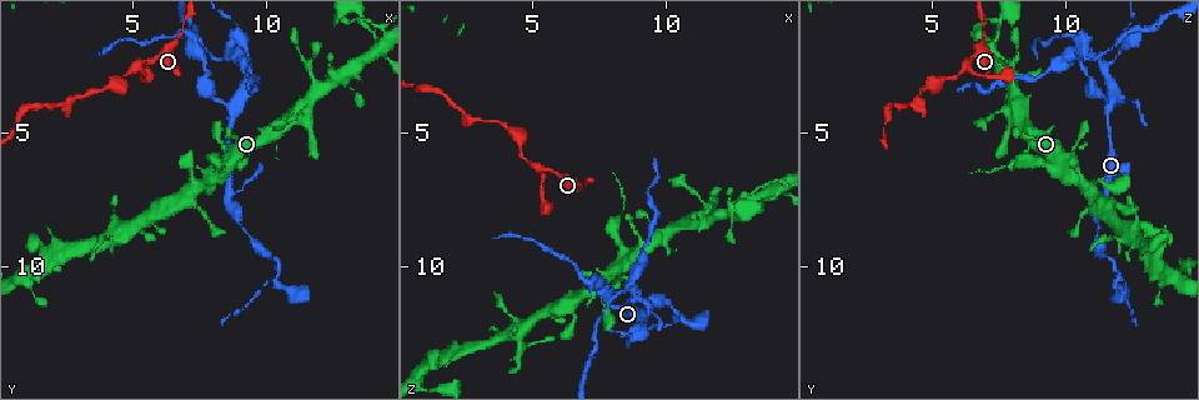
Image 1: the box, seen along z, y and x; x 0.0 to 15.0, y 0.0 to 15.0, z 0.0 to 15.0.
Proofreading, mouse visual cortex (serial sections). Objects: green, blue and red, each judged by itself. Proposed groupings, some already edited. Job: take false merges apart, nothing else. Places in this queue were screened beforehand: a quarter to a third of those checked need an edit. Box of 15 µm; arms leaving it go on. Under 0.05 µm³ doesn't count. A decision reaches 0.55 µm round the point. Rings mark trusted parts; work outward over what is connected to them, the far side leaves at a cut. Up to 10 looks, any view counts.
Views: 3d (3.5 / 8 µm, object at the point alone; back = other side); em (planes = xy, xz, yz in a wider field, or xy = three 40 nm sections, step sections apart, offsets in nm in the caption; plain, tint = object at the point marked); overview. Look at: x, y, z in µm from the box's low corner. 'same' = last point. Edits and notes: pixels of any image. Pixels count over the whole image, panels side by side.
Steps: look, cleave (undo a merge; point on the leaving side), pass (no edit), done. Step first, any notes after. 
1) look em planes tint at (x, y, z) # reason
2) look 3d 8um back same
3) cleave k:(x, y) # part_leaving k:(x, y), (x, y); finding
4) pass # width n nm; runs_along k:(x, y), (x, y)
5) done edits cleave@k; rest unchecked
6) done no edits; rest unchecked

look 3d 8um at (8.6, 7.2, 11.6) # sharp bend

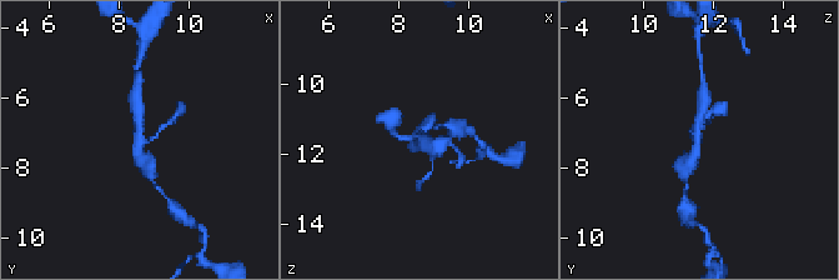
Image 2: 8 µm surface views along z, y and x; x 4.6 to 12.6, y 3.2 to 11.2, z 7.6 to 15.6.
look 3d 3.5um at (8.6, 7.3, 11.6) # closer look

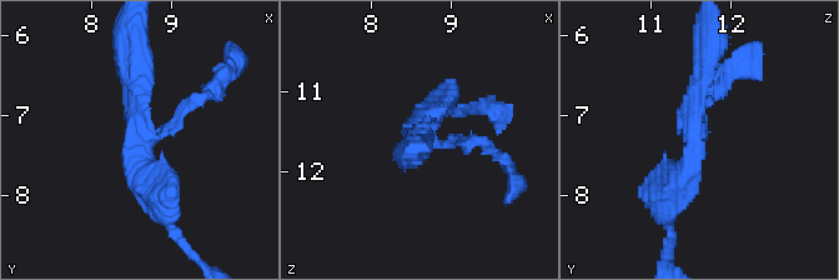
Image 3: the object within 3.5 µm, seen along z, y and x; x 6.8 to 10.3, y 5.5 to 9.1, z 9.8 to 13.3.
look em xy step 1 tint at (8.65, 7.25, 11.55) # arms 3; arm_widths 150, 200, 300 nm

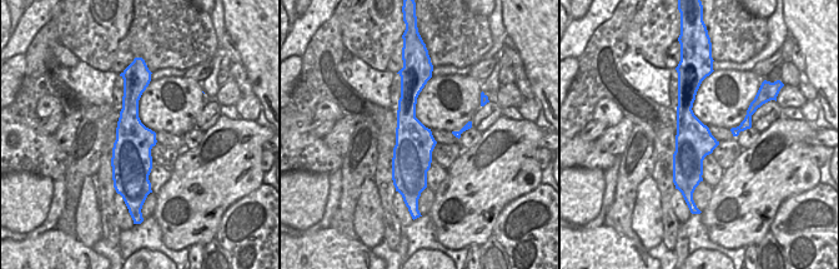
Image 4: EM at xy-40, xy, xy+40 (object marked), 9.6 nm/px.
pass # width 380 nm; runs_along 3:(136, 53), (145, 138), (206, 91); all the same cell

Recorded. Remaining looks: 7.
look 3d 3.5um at (8.4, 5.4, 10.4) # thin neck

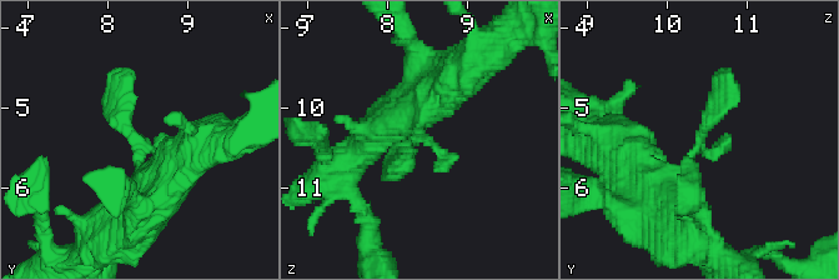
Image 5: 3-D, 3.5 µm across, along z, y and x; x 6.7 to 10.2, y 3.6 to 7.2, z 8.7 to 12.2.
look em xy step 1 tint at (8.40, 5.45, 10.35)

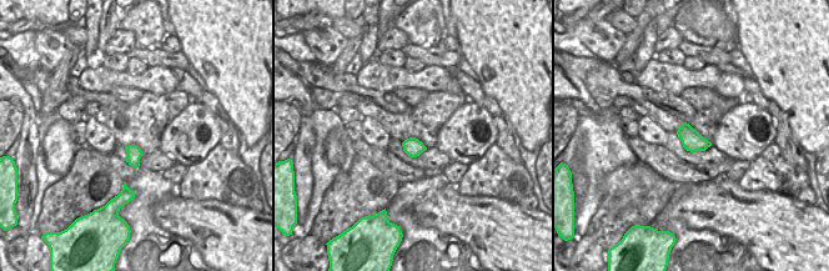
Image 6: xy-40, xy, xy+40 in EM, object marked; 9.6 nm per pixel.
look em xy step 3 tint same # another direction

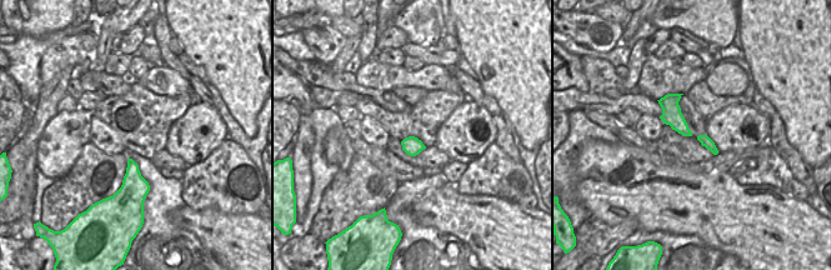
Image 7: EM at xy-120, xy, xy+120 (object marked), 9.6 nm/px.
pass # continuous, no second cell

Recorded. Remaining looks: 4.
look 3d 8um at (8.7, 2.1, 10.7)

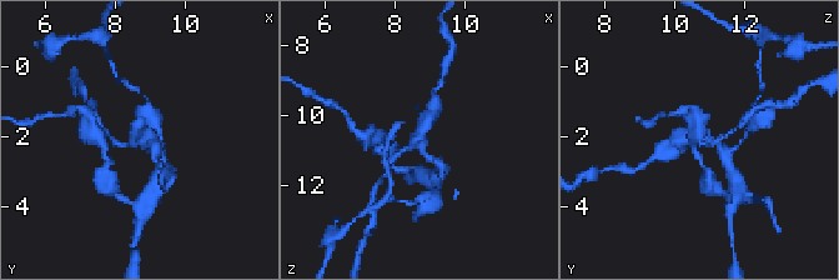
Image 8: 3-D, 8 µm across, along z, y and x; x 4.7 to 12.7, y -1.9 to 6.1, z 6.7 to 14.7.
look em xy step 1 tint at (8.7, 2.0, 10.8) # shape alone is not enough

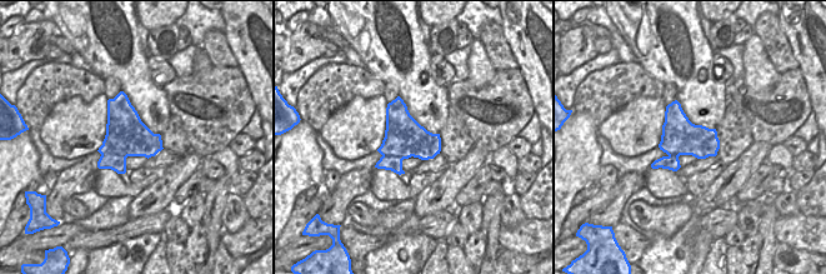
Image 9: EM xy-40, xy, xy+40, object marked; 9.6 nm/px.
pass # runs_along 8:(724, 153), (703, 135), (669, 143); all the same cell

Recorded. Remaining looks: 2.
look 3d 3.5um back at (7.1, 1.3, 10.6)

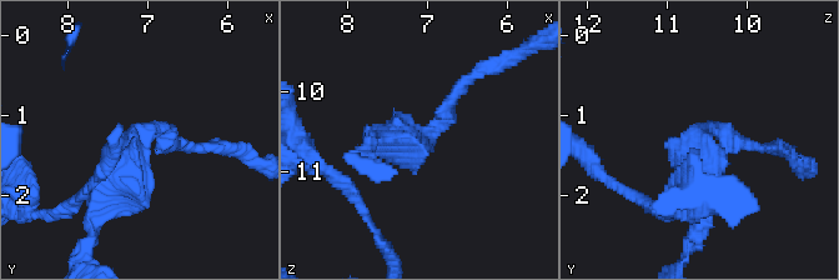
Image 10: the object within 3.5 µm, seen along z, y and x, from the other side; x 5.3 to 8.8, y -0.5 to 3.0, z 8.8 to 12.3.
look em xy step 2 tint at (7.10, 1.20, 10.55) # arm_widths 150, 400 nm; shape alone is not enough

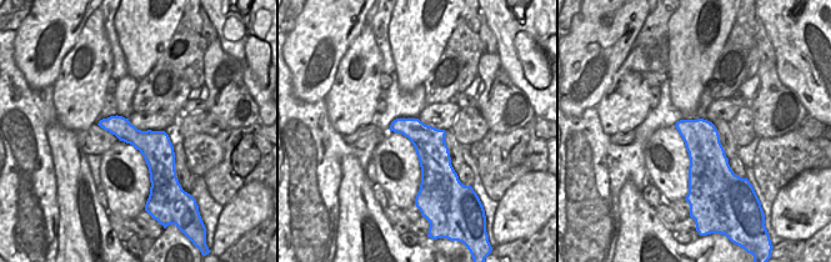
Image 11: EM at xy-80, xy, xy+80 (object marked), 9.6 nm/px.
pass # runs_along 10:(99, 203), (141, 134), (187, 145); continuous, no second cell

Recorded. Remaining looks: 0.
done no edits; rest unchecked

